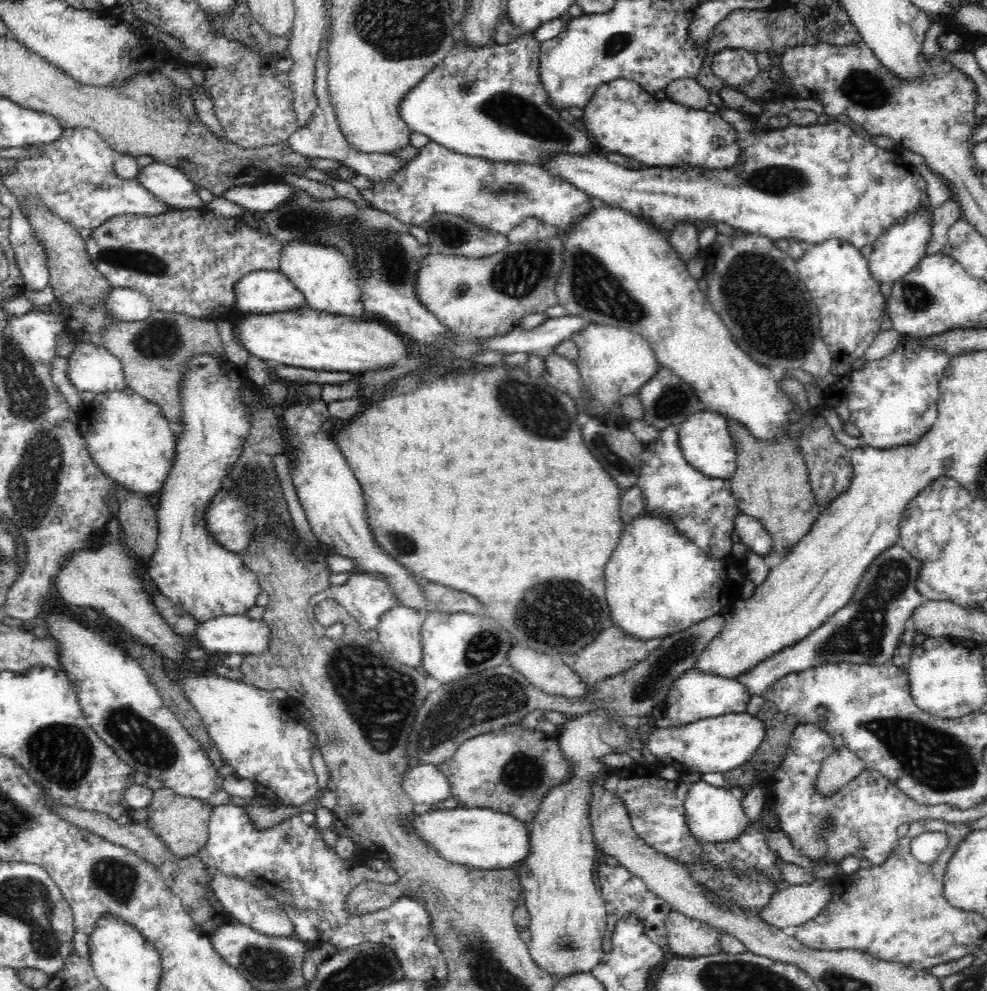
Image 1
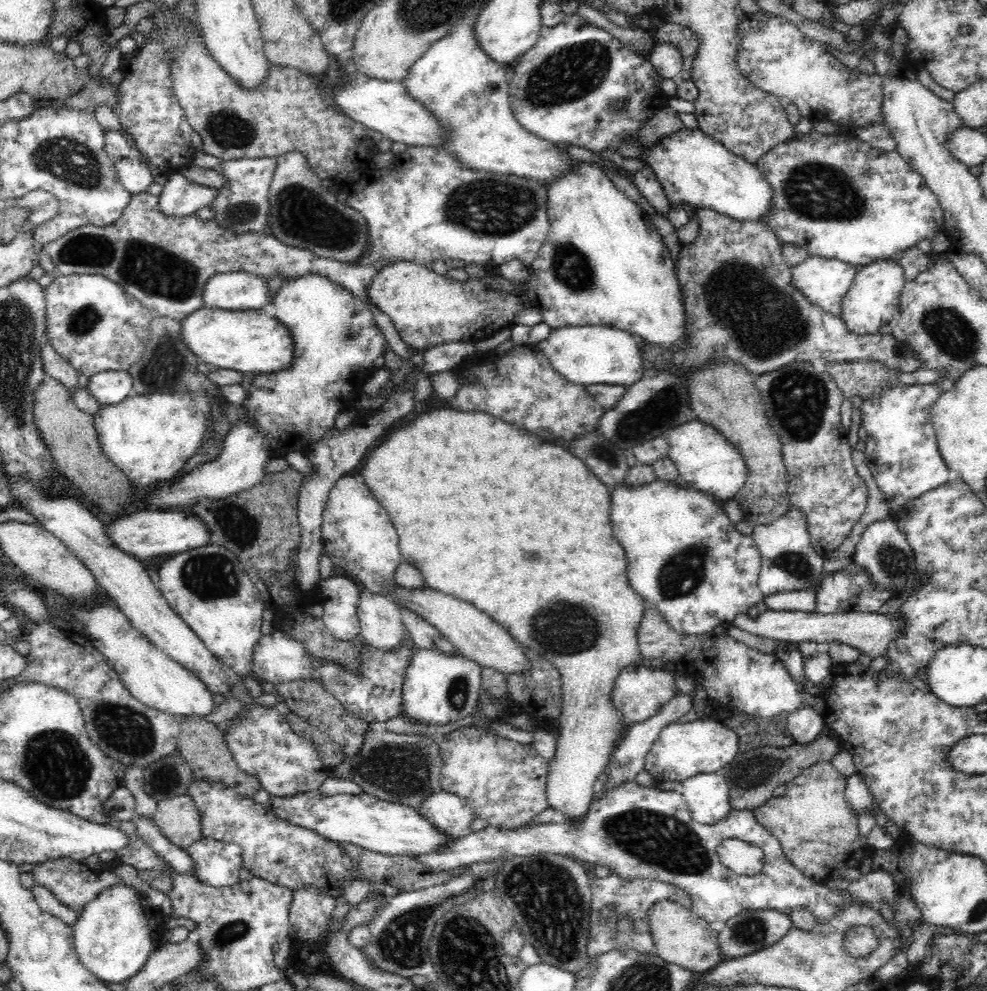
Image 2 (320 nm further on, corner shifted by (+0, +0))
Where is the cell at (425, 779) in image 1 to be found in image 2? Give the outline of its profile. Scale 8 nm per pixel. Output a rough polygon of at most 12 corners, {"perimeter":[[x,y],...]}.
{"perimeter":[[442,789],[417,810],[434,828],[462,838],[477,818],[463,798]]}

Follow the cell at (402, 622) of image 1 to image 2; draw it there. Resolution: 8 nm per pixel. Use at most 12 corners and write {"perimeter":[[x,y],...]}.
{"perimeter":[[359,591],[366,645],[389,651],[408,641],[398,605]]}

